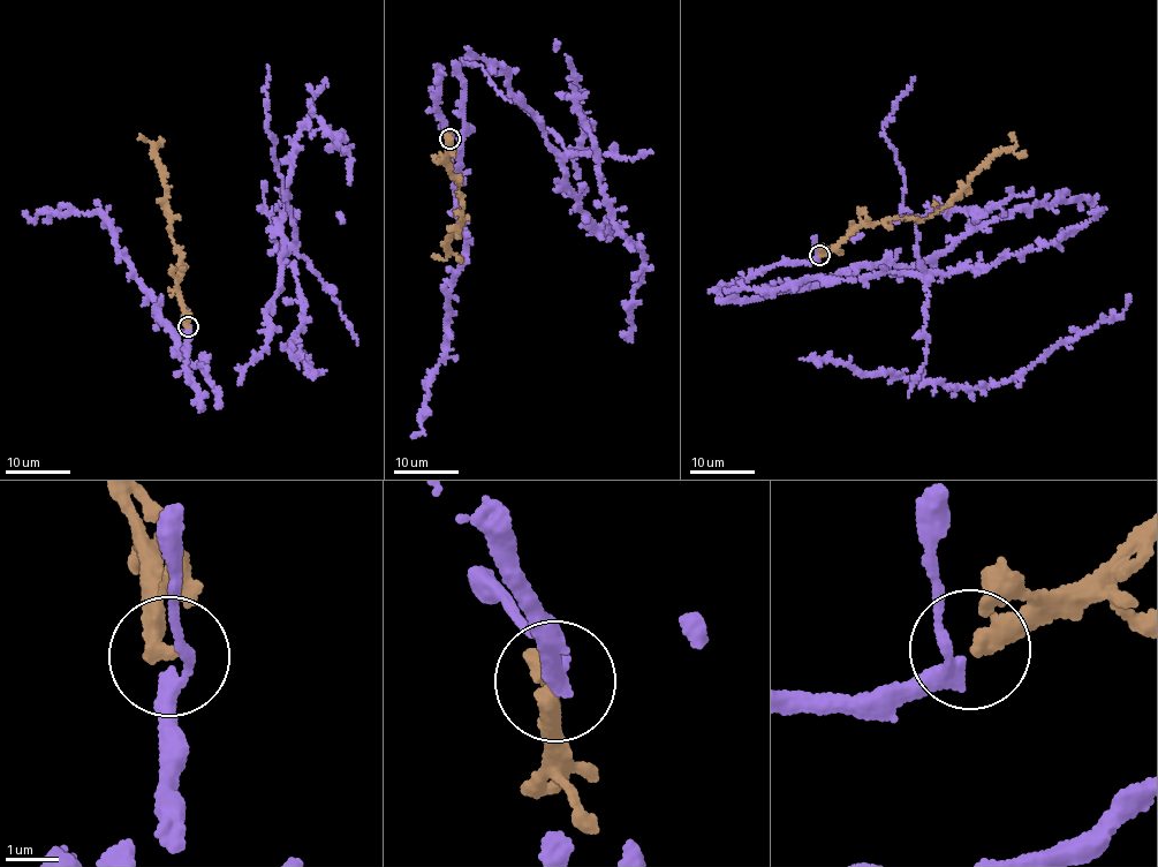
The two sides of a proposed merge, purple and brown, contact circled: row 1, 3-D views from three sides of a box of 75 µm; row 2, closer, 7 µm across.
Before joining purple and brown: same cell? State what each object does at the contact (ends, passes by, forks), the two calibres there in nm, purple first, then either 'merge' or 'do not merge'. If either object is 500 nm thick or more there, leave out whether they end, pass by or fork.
purple passes by; brown ends there; 260 nm thick on the purple side, 360 nm on the other; merge

